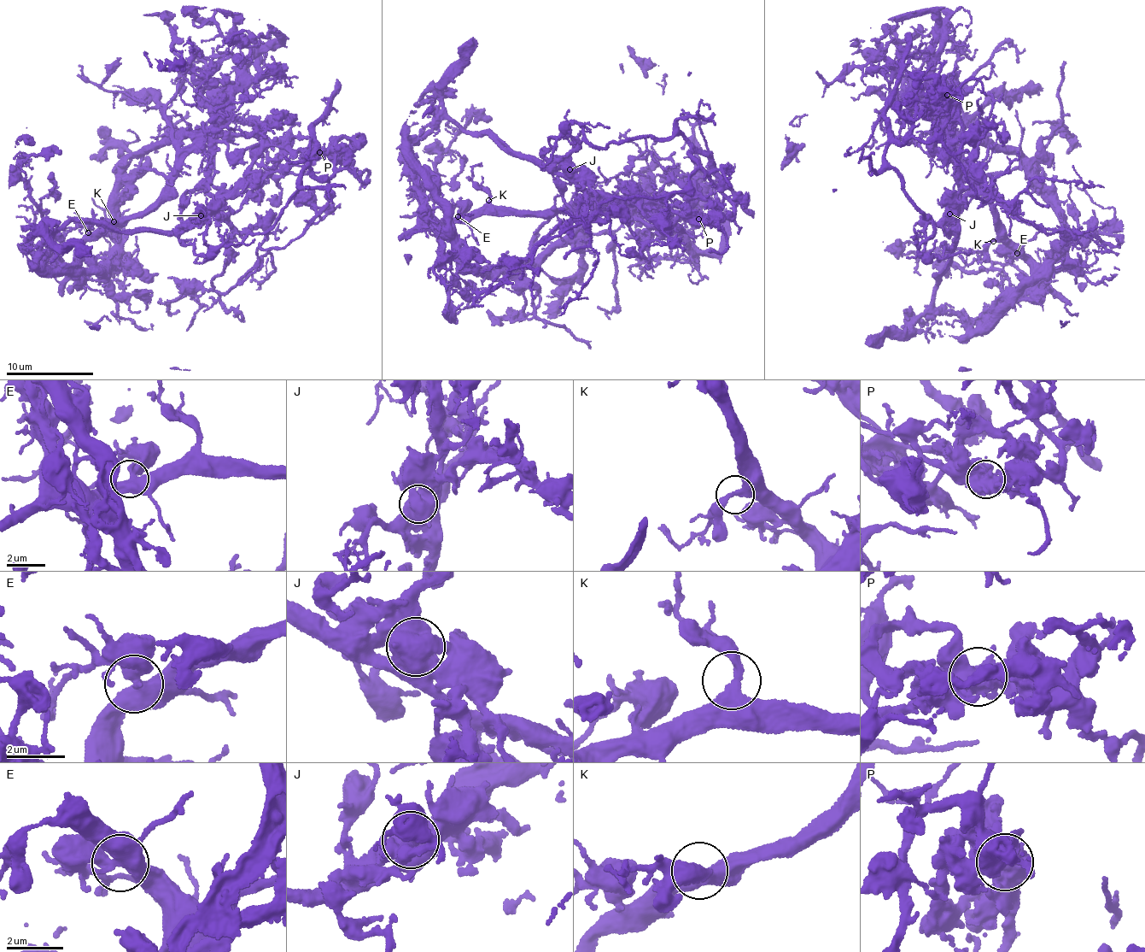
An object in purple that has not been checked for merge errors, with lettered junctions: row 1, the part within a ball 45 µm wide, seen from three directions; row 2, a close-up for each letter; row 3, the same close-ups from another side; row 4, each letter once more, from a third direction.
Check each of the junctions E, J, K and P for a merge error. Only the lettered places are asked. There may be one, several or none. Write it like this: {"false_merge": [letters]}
{"false_merge": ["J", "P"]}

